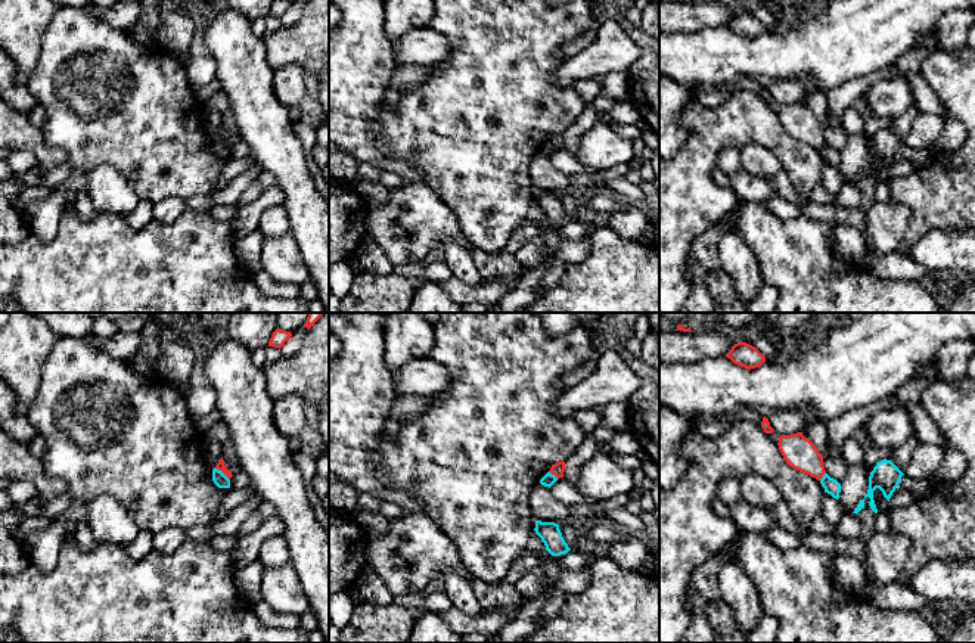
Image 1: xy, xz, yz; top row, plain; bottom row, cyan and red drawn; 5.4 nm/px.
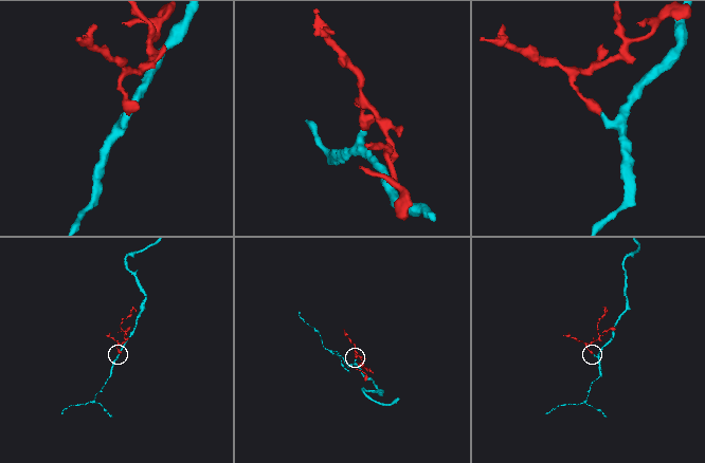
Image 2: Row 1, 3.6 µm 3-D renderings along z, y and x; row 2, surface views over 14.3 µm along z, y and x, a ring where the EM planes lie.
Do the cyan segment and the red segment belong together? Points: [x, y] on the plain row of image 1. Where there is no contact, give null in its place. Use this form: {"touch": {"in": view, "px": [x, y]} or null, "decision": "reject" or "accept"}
{"touch": {"in": "xy", "px": [221, 142]}, "decision": "reject"}

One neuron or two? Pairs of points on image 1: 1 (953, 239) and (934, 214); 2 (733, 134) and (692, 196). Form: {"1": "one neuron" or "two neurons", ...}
{"1": "two neurons", "2": "one neuron"}

